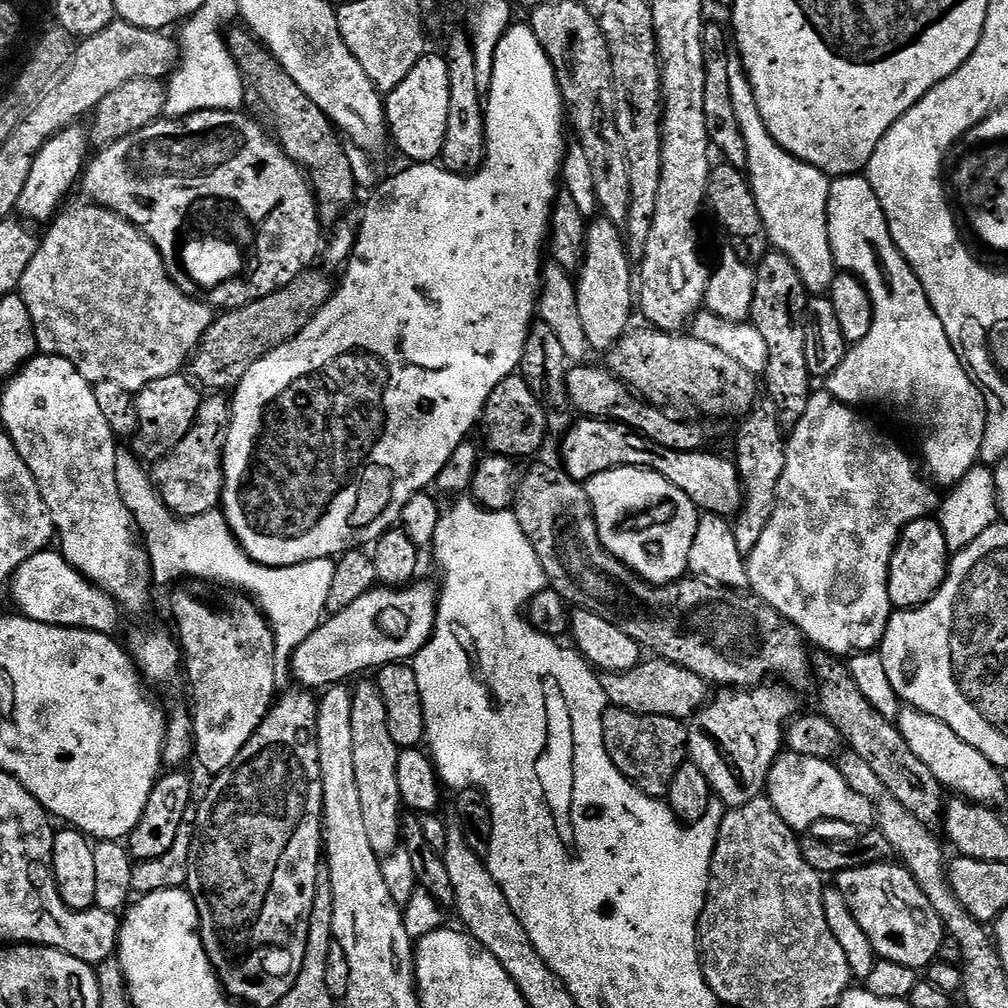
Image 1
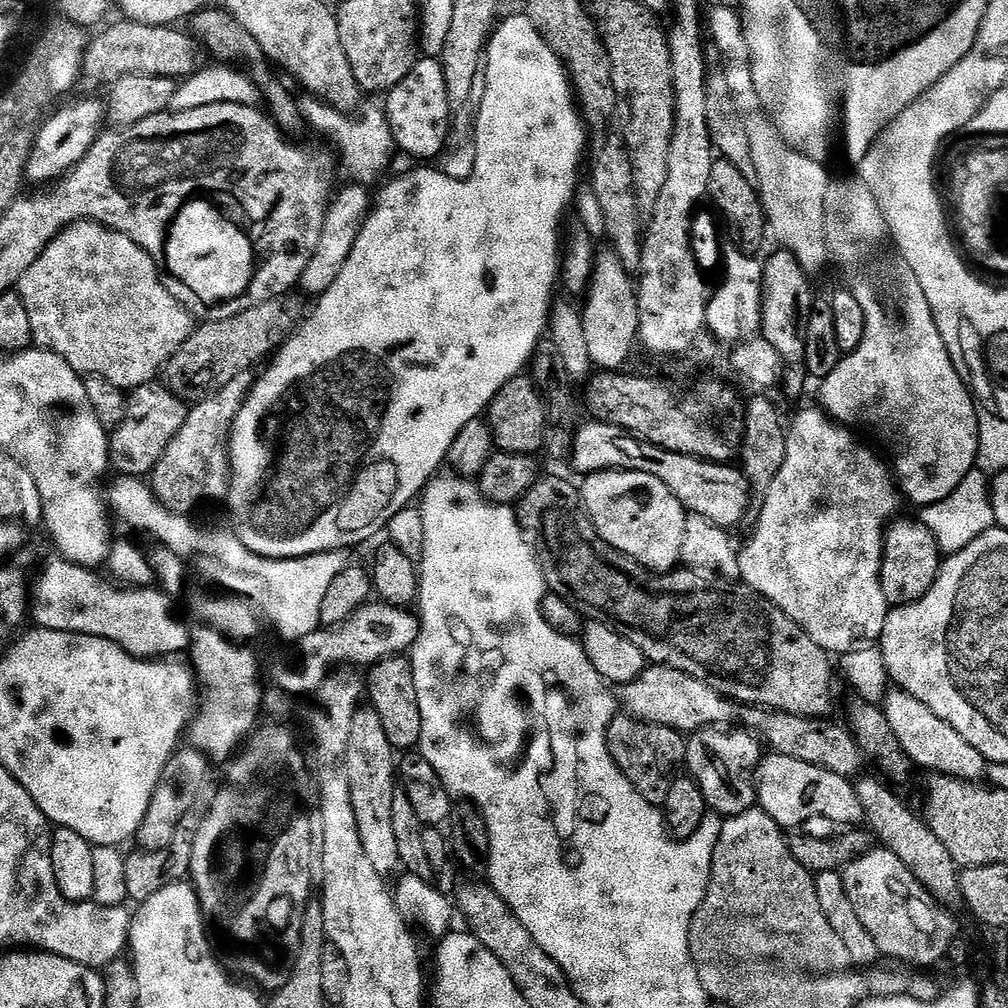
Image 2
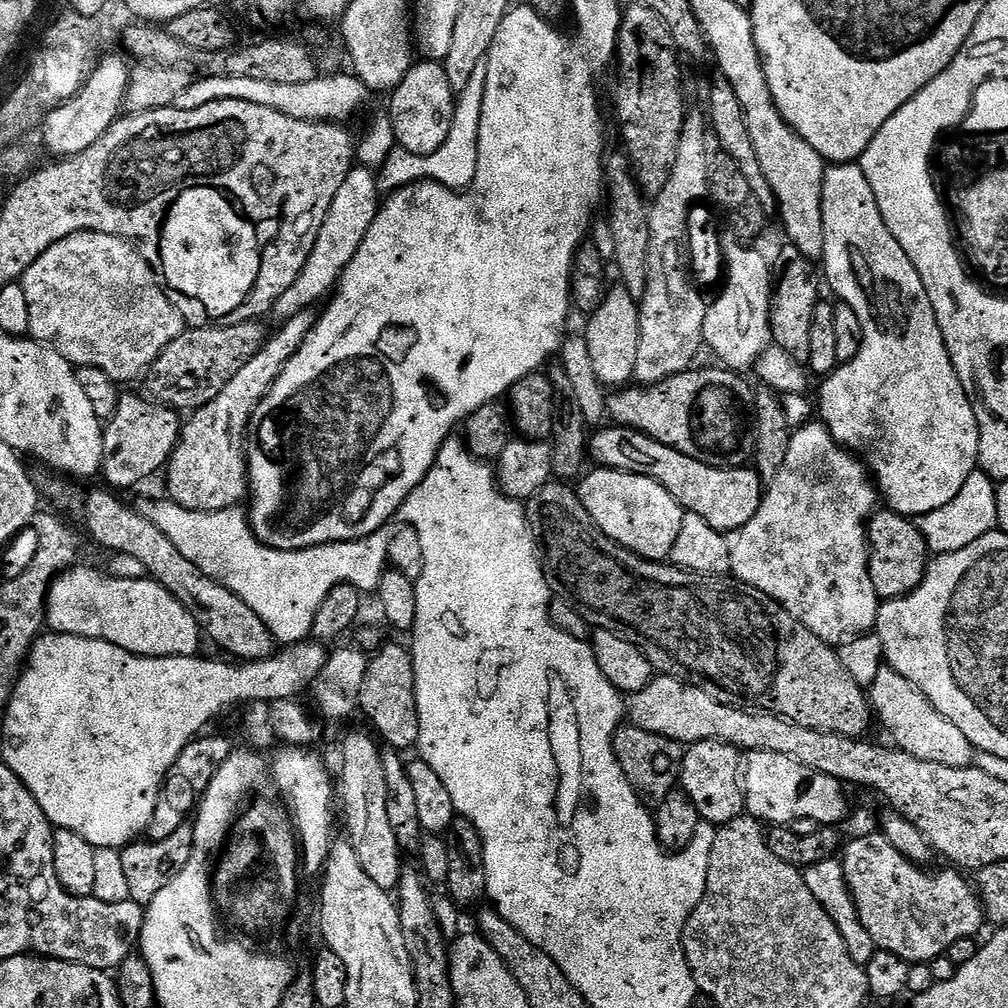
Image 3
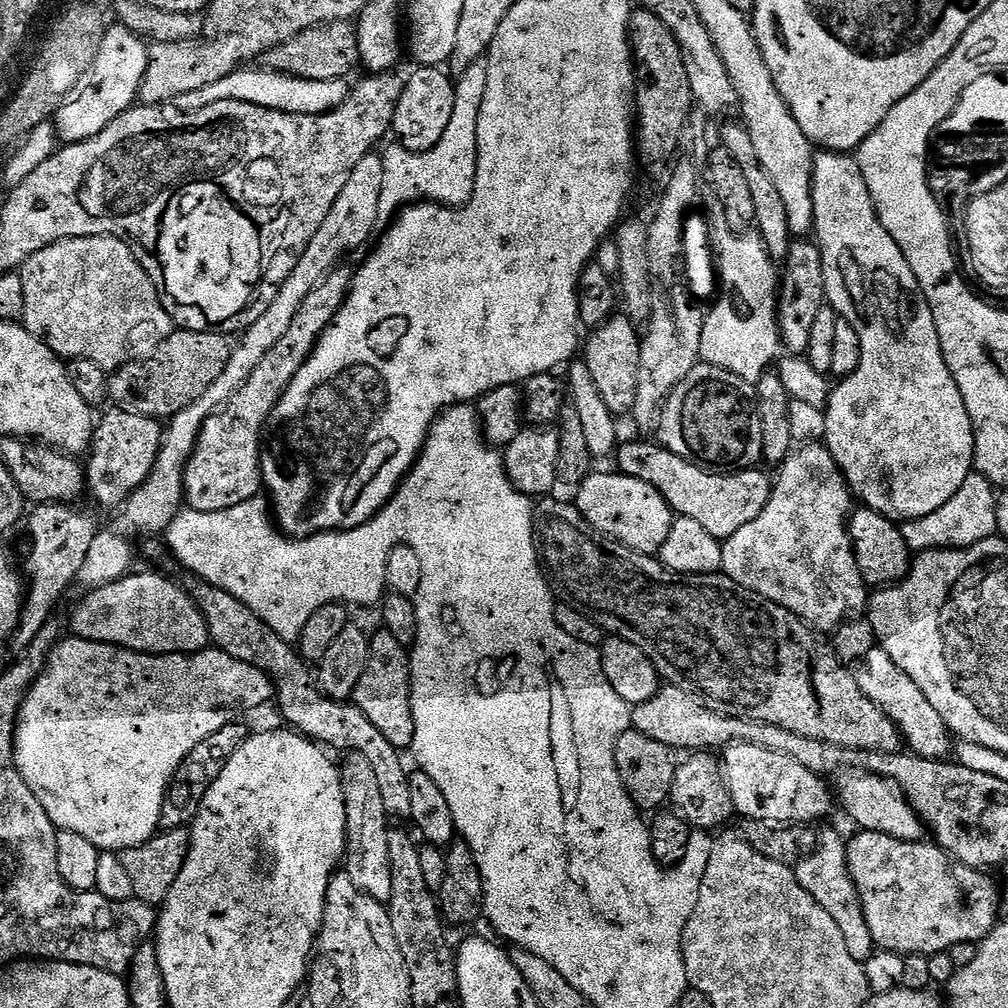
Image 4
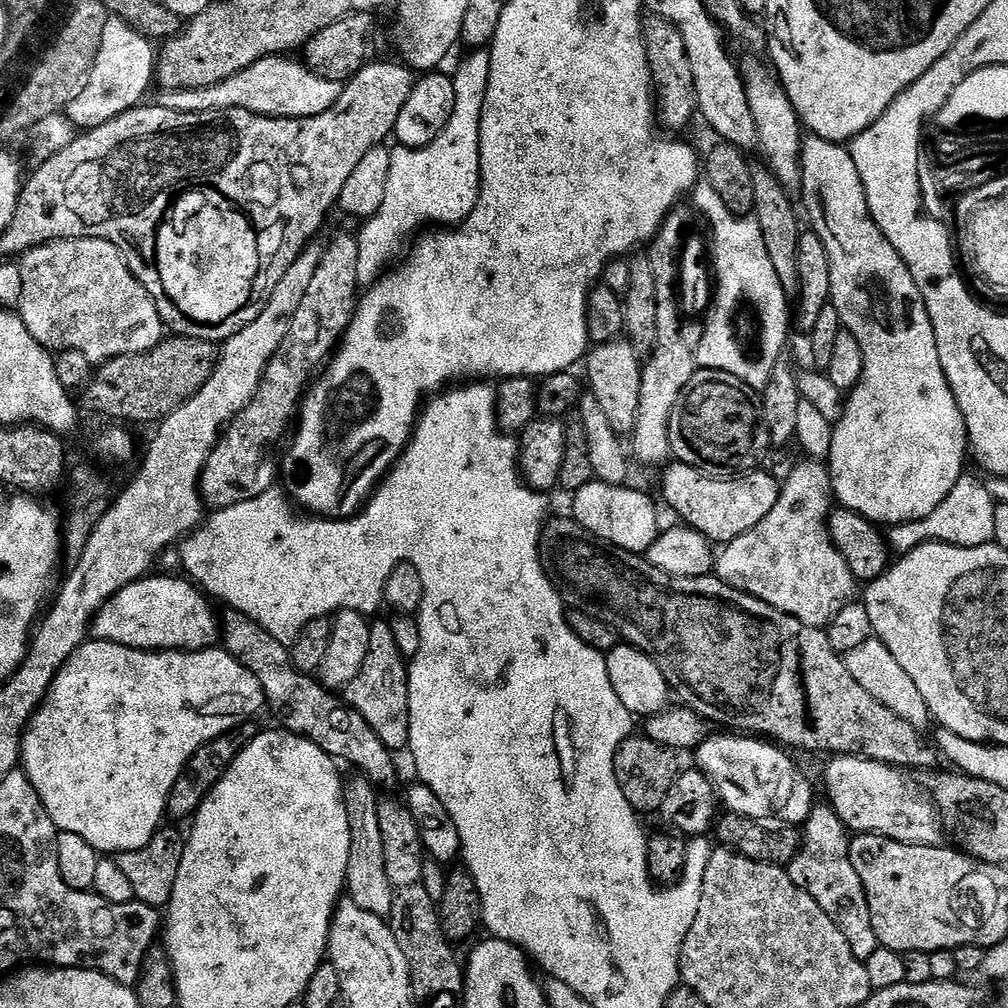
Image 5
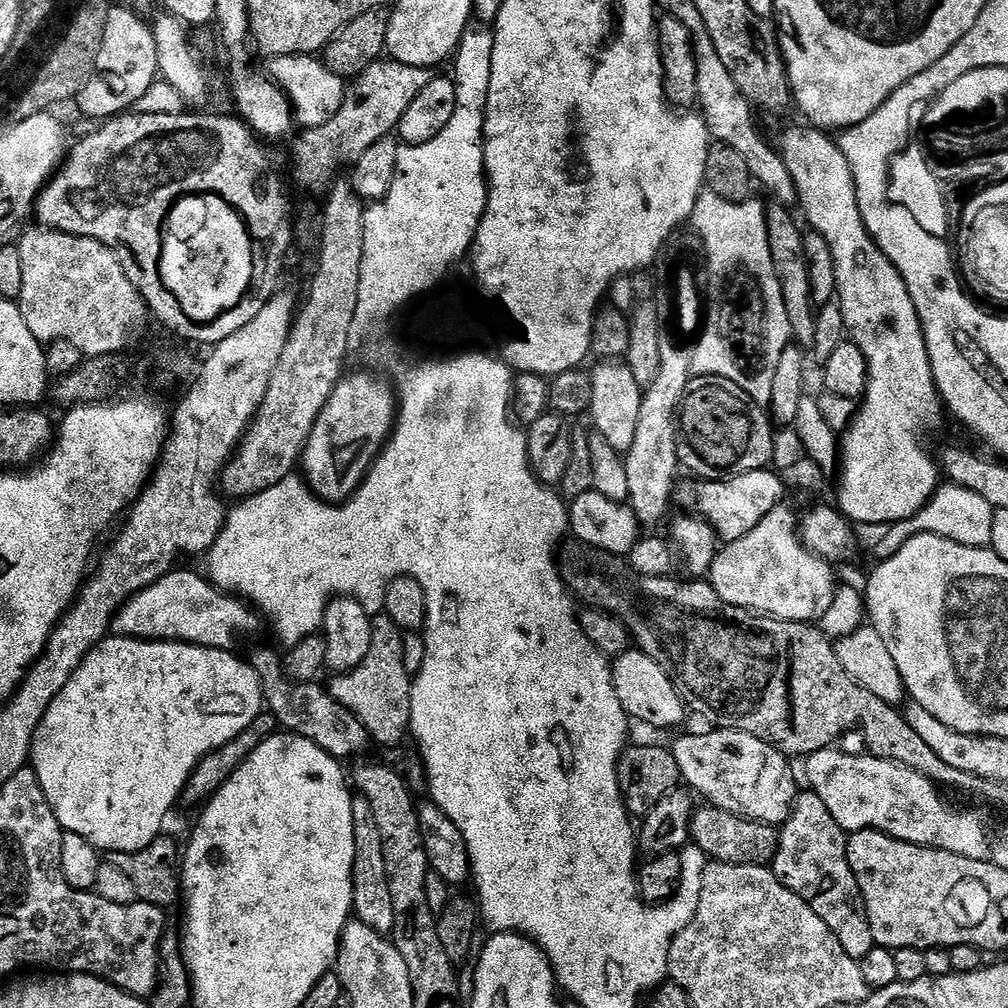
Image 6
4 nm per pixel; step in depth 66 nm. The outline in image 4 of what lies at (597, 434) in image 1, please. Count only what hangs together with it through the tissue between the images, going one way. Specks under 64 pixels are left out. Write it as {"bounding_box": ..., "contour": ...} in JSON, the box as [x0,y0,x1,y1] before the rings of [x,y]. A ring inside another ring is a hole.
{"bounding_box":[614,440,773,541],"contour":[[[644,440],[621,443],[614,453],[614,460],[620,463],[619,471],[625,476],[633,476],[658,490],[665,502],[672,507],[676,516],[694,518],[718,541],[729,540],[746,522],[754,522],[766,506],[772,493],[773,481],[761,470],[732,470],[725,474],[720,470],[700,468],[678,458],[658,442],[647,444]]]}

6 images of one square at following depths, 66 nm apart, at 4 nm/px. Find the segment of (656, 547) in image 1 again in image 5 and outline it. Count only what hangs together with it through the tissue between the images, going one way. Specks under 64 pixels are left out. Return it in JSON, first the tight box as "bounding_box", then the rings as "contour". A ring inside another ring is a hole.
{"bounding_box":[571,478,662,554],"contour":[[[594,478],[571,497],[571,515],[599,540],[605,540],[615,548],[621,548],[627,552],[644,554],[660,535],[662,523],[660,524],[659,518],[656,517],[656,508],[652,505],[651,498],[632,487],[603,484],[602,481]]]}

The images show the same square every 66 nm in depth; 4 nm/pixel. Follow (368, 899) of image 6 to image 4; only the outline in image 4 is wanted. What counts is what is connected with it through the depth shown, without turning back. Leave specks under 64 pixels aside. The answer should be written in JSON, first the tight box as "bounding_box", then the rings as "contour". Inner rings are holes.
{"bounding_box":[340,753,392,902],"contour":[[[351,753],[340,768],[342,794],[346,802],[346,874],[367,896],[378,901],[387,902],[392,897],[392,879],[390,878],[390,817],[382,802],[382,789],[374,774],[374,766],[362,758],[362,754]],[[389,824],[389,825],[388,825]],[[348,864],[348,868],[347,868]]]}

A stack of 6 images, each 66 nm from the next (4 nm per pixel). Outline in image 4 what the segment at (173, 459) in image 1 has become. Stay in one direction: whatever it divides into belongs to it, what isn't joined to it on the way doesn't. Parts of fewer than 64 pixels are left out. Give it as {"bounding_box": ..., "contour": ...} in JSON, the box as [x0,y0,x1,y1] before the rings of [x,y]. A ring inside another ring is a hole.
{"bounding_box":[184,266,353,512],"contour":[[[338,266],[302,302],[302,310],[286,330],[286,335],[278,338],[274,350],[262,358],[258,370],[231,396],[220,409],[206,422],[200,431],[196,449],[188,459],[184,471],[184,498],[187,507],[199,512],[230,510],[250,498],[261,495],[262,477],[260,475],[260,449],[265,435],[268,419],[276,409],[277,402],[290,386],[298,370],[310,358],[316,348],[316,341],[332,325],[332,320],[344,304],[344,299],[352,290],[353,269]]]}

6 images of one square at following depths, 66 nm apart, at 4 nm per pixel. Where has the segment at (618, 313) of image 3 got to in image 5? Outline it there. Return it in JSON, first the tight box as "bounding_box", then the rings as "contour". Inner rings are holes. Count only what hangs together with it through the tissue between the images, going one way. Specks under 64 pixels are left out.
{"bounding_box":[586,338,642,434],"contour":[[[617,338],[608,340],[604,344],[595,345],[587,353],[586,365],[588,364],[588,380],[586,376],[586,384],[590,387],[590,394],[598,402],[598,406],[606,414],[607,421],[614,428],[617,434],[631,433],[633,426],[638,418],[638,398],[642,398],[642,367],[641,353],[637,352],[636,347],[626,338]]]}

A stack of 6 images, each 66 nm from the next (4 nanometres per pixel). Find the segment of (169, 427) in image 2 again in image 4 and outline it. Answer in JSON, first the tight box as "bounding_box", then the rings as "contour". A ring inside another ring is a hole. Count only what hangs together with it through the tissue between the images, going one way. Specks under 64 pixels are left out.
{"bounding_box":[86,406,164,509],"contour":[[[115,406],[109,407],[109,412],[104,417],[99,417],[92,434],[92,447],[86,459],[86,492],[93,496],[104,508],[119,509],[150,478],[150,470],[154,470],[154,462],[158,458],[158,450],[162,446],[164,428],[160,420],[146,418],[142,414],[130,414],[126,410]]]}

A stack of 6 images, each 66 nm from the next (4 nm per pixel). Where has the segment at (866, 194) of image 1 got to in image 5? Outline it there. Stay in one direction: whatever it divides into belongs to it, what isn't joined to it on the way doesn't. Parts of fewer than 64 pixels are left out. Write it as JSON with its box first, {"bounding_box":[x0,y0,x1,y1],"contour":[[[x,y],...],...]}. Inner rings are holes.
{"bounding_box":[799,134,970,526],"contour":[[[808,134],[803,137],[800,145],[800,186],[799,195],[804,195],[804,208],[808,211],[808,220],[811,231],[822,238],[822,246],[826,246],[826,254],[830,257],[830,294],[831,304],[834,310],[838,310],[843,331],[854,334],[858,338],[858,346],[862,346],[862,378],[847,393],[844,401],[844,412],[840,419],[835,421],[833,427],[833,440],[830,442],[830,450],[826,457],[826,467],[832,476],[832,494],[835,503],[839,507],[846,508],[850,512],[856,512],[860,516],[872,521],[877,526],[893,526],[904,523],[914,523],[916,520],[925,519],[927,515],[942,505],[947,496],[954,490],[960,477],[965,475],[964,459],[969,459],[970,445],[968,443],[968,427],[964,421],[962,410],[958,410],[958,402],[954,398],[954,392],[946,382],[946,374],[942,370],[942,362],[938,358],[938,338],[934,338],[934,324],[930,322],[930,314],[926,310],[926,302],[914,282],[914,274],[902,262],[898,250],[890,246],[886,234],[878,230],[874,218],[870,214],[870,206],[866,202],[866,190],[862,186],[862,178],[858,174],[858,166],[854,166],[854,158],[851,151],[843,144],[835,144],[826,138]]]}

